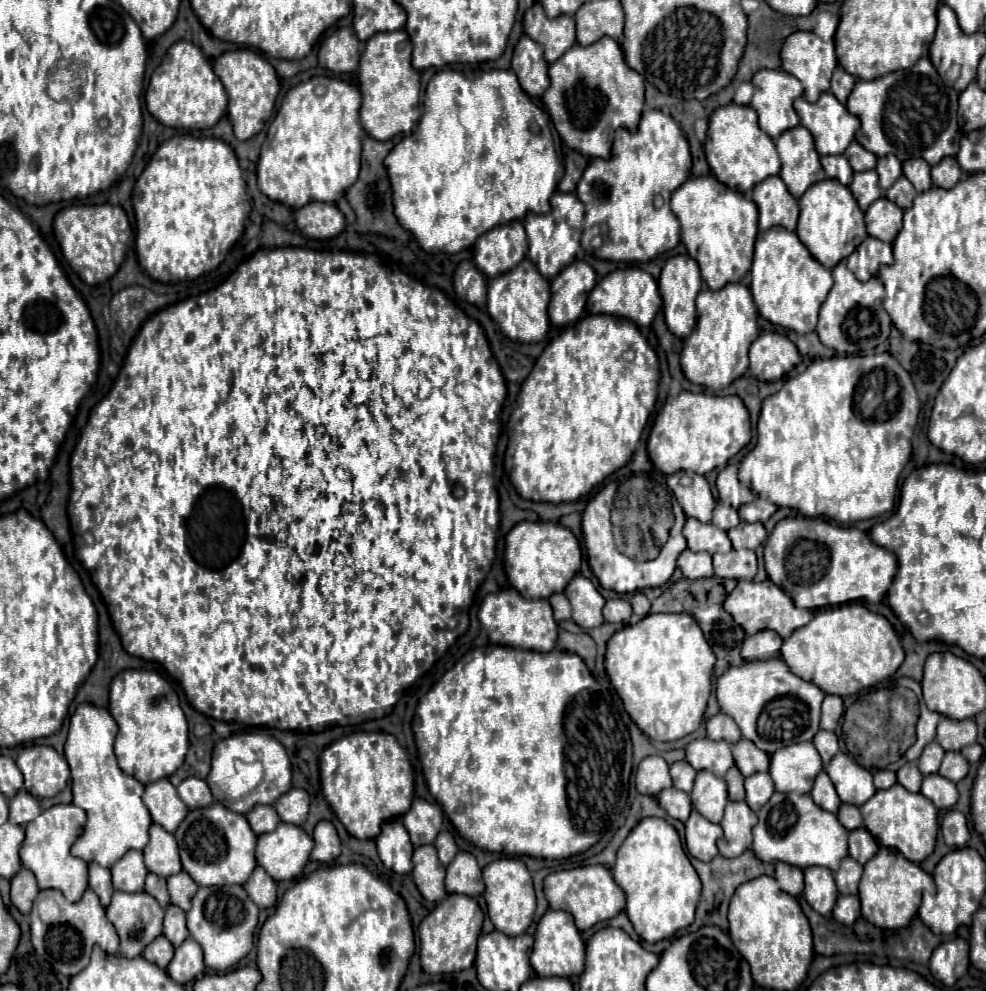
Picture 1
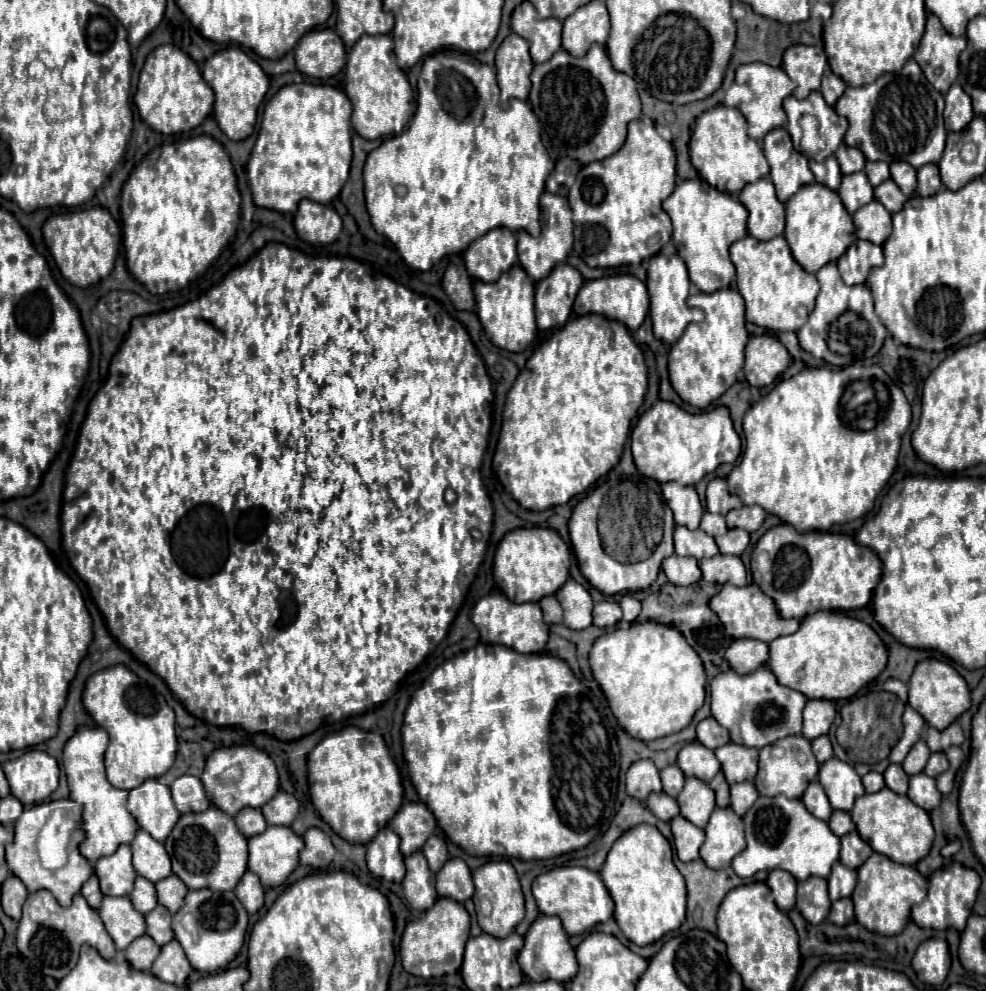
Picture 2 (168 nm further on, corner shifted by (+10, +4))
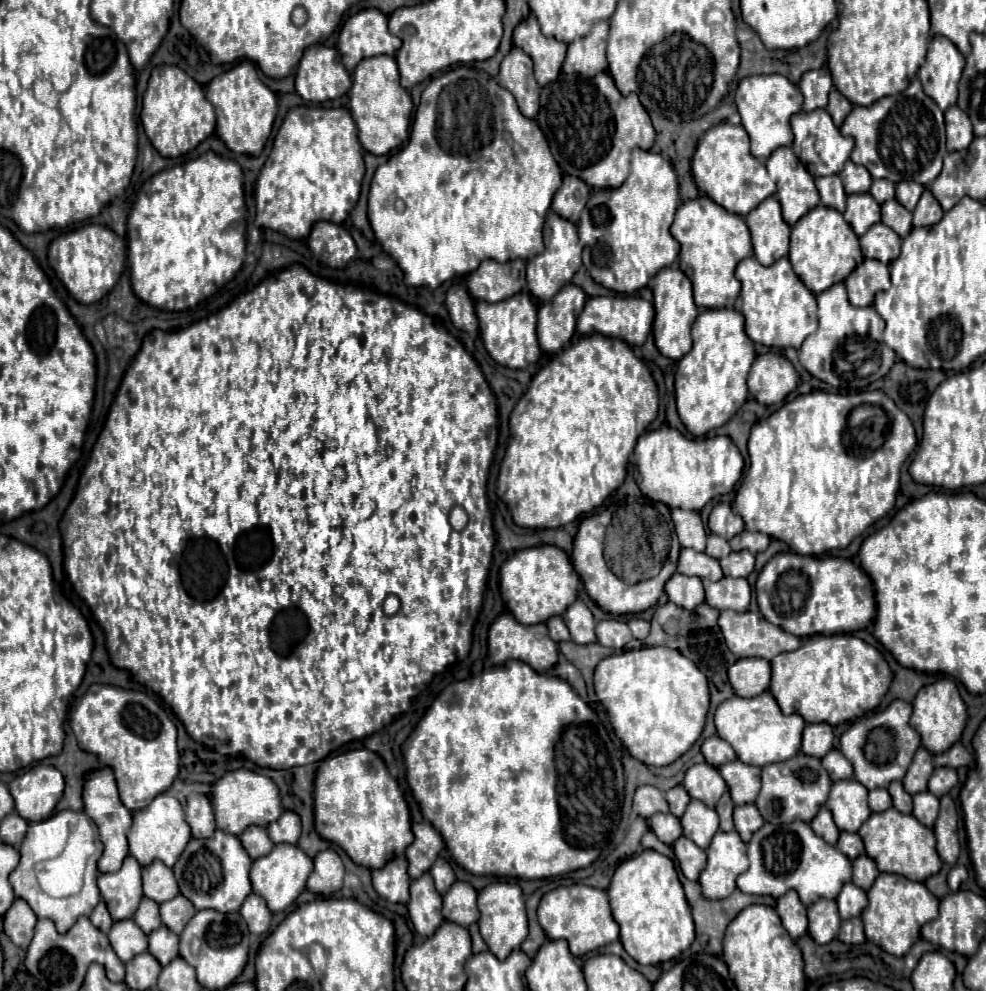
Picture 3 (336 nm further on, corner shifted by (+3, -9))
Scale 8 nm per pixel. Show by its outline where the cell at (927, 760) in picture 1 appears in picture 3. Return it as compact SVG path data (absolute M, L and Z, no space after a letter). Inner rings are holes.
M918 748L914 758L912 758L912 764L910 764L906 776L902 778L904 790L908 794L918 794L918 792L926 790L926 784L928 784L932 772L934 772L932 754L926 748Z

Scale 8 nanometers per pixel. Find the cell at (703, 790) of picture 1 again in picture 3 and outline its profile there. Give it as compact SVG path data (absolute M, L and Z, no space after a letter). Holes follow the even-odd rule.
M692 800L680 818L684 836L690 838L696 846L702 846L706 850L718 832L718 814L714 808L708 808L704 802Z

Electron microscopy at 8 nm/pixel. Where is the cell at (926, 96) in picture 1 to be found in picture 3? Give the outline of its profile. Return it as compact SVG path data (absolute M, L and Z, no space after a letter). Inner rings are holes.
M918 80L910 82L904 92L886 96L872 106L854 106L840 132L856 140L850 160L866 166L874 180L890 178L894 184L914 180L928 186L942 170L942 160L946 154L944 114L924 94Z

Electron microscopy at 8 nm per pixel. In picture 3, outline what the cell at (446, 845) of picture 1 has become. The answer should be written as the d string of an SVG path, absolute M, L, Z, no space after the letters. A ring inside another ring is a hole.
M438 858L430 870L432 878L434 878L434 884L436 884L436 890L440 894L446 894L446 890L456 882L454 878L454 872L450 868L450 864L444 860L444 858Z

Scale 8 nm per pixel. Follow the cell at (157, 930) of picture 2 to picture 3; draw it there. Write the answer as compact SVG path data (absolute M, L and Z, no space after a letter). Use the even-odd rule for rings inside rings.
M160 926L148 936L148 952L166 966L170 960L178 956L178 936L170 932L166 926Z

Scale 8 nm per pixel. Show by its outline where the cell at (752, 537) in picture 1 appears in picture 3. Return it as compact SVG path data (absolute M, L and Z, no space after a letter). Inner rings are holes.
M748 550L730 552L726 558L720 558L720 566L724 570L724 576L746 578L754 570L754 556Z

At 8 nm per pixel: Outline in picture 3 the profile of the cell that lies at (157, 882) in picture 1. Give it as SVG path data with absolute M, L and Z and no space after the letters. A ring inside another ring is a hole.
M142 898L136 914L134 914L134 922L142 928L144 934L154 932L158 926L162 926L160 922L160 914L158 914L158 904L150 898Z

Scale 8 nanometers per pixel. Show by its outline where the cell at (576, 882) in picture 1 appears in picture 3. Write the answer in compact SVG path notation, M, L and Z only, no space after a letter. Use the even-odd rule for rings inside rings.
M584 884L560 886L544 894L538 906L538 924L550 940L566 940L572 956L576 958L618 940L618 924L610 914L608 894L604 890Z

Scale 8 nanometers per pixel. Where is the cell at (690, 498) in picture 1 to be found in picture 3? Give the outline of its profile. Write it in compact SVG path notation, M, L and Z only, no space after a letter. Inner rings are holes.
M672 510L674 530L678 534L682 548L692 548L696 552L704 552L706 532L698 512L692 510Z

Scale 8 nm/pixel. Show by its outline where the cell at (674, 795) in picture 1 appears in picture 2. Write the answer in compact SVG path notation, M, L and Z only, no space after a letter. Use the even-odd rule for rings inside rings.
M651 793L645 803L661 821L671 821L675 815L679 815L677 801L673 797L667 797L667 793Z

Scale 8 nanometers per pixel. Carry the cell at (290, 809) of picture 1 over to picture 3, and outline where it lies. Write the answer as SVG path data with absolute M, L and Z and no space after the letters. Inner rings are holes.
M284 810L282 818L278 818L278 822L272 822L268 826L268 834L274 844L282 844L282 842L296 844L296 840L300 838L300 830L302 830L300 818L296 812L290 810Z

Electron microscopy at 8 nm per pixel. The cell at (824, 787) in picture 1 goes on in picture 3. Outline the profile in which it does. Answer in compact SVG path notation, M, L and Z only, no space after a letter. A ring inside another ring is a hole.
M822 808L816 818L810 822L814 834L818 834L824 842L830 842L830 846L834 846L838 842L838 834L840 830L834 826L834 820L832 820L832 814L828 808Z

